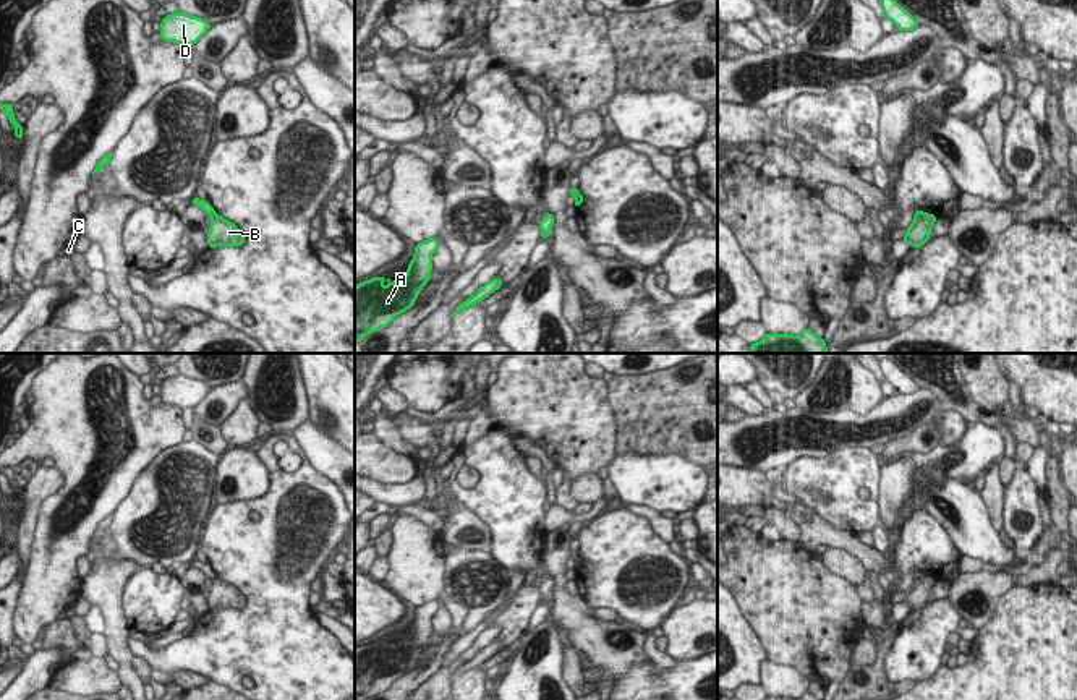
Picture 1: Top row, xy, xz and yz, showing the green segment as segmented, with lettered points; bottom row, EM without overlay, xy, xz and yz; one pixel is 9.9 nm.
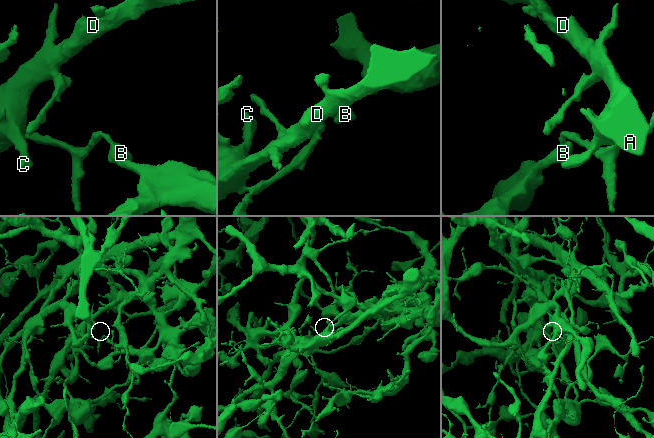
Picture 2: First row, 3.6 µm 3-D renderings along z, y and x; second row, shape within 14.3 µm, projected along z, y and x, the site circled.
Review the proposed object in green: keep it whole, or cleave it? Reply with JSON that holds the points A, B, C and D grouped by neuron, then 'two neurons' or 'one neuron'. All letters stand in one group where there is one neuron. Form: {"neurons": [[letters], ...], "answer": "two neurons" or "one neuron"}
{"neurons": [["A", "C", "D"], ["B"]], "answer": "two neurons"}

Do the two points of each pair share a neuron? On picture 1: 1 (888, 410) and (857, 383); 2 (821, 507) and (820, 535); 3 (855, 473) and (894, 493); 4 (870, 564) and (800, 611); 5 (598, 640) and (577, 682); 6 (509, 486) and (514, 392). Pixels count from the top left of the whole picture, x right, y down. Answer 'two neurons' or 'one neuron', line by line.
1: two neurons
2: two neurons
3: two neurons
4: two neurons
5: two neurons
6: two neurons

